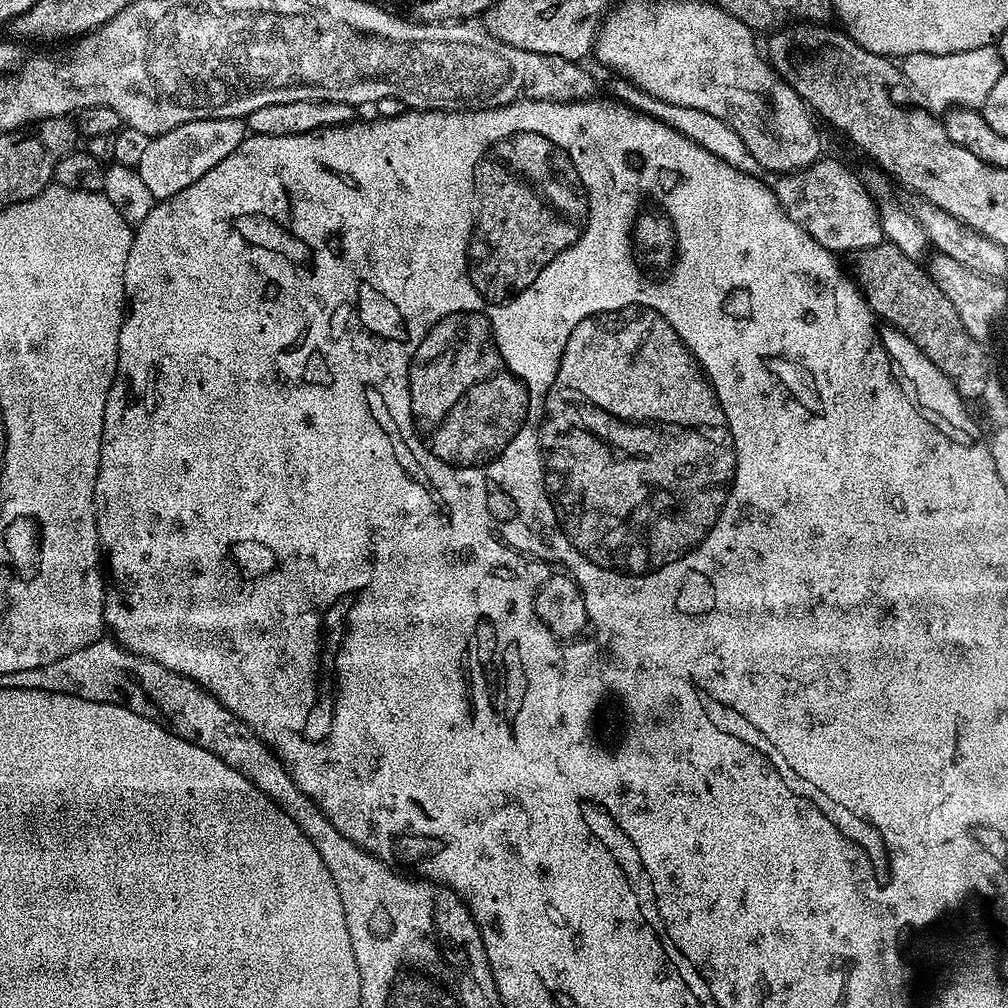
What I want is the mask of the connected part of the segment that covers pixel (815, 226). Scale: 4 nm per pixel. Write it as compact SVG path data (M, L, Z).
M821 158L797 172L777 175L775 180L774 191L782 210L786 210L791 220L798 222L798 226L802 226L802 230L806 230L806 234L810 234L814 242L818 242L829 252L855 254L858 250L866 250L870 246L883 243L879 205L868 191L865 181L861 177L859 180L842 161Z

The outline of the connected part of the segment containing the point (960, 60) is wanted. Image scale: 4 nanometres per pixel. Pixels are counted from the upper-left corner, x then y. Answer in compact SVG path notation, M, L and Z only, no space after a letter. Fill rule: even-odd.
M995 44L978 46L976 50L958 50L946 54L915 52L903 57L902 76L920 95L919 103L933 114L943 114L950 108L979 109L986 102L986 94L994 82L1005 75L1006 66L1001 62Z

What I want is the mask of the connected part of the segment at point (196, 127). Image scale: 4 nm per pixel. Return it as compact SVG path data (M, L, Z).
M241 117L214 118L186 122L182 126L174 126L174 130L166 130L166 134L153 136L140 152L138 171L142 174L142 182L150 189L150 194L158 202L169 200L178 190L186 190L193 182L198 182L206 170L214 170L226 154L234 154L246 135L246 124Z

